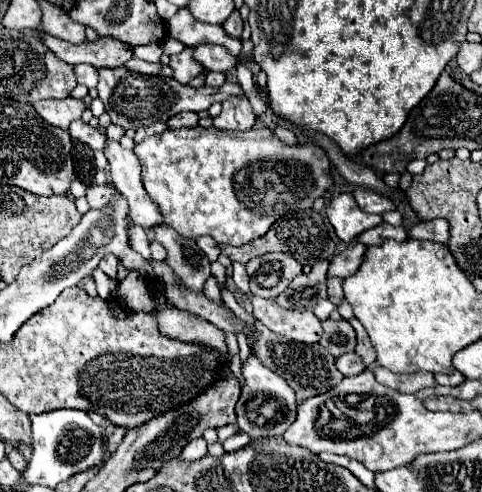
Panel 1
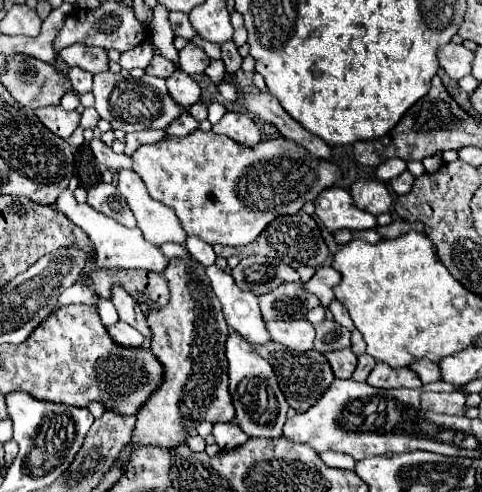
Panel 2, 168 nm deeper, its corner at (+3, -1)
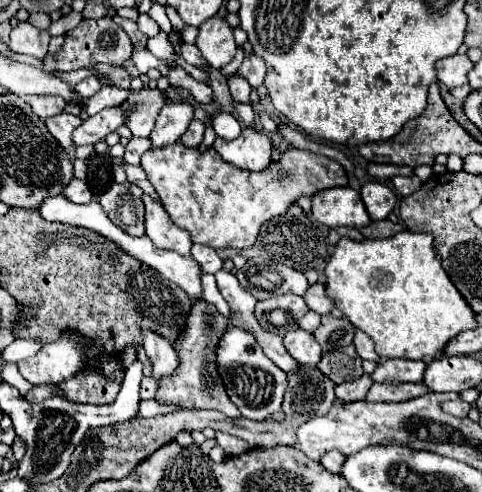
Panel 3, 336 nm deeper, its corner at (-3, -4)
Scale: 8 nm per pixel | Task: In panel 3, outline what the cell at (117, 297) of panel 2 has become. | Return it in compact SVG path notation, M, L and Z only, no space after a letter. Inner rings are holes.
M153 332L143 334L143 348L145 348L147 358L151 360L155 380L169 376L169 374L173 374L173 370L177 370L177 366L179 366L177 352L159 334L153 334Z

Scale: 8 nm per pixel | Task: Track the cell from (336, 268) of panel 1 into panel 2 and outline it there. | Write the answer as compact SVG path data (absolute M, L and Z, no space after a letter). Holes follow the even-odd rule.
M331 265L327 267L319 267L317 273L305 283L305 289L309 293L315 293L321 301L323 307L327 307L333 299L333 287L341 281L341 273L337 269L333 269Z

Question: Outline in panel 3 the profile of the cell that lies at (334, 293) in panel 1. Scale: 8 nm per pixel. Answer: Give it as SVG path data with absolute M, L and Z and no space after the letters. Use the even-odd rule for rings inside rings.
M355 330L355 340L353 340L353 344L355 344L355 348L357 348L357 352L359 352L359 356L361 356L363 360L379 362L377 352L373 350L373 342L371 342L371 338L367 338L367 334L365 334L365 332Z

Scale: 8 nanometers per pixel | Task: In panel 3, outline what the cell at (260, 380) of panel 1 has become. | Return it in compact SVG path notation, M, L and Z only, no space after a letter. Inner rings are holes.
M229 324L223 338L217 342L215 360L219 364L219 376L223 378L223 386L227 390L229 400L241 410L245 418L267 420L273 412L281 410L283 392L287 388L287 374L283 374L283 370L279 370L263 354L263 348L257 344L257 340L249 332Z

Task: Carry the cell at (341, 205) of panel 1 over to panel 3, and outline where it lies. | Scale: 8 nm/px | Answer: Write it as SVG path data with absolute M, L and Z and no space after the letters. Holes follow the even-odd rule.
M349 186L327 188L311 196L311 216L327 228L363 228L371 222L359 192Z

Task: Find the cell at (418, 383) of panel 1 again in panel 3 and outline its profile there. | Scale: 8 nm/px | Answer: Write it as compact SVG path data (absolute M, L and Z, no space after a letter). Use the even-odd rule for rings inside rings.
M373 384L365 396L367 402L407 402L427 394L425 384Z

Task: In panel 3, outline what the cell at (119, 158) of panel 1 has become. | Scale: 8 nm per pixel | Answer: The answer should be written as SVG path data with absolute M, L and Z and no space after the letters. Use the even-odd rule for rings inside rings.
M143 194L143 204L145 204L147 236L151 238L151 242L157 248L173 250L181 256L189 256L193 242L191 242L187 230L175 226L175 222L171 222L169 214L165 212L165 208L159 202L155 202L153 198L149 198L147 194Z

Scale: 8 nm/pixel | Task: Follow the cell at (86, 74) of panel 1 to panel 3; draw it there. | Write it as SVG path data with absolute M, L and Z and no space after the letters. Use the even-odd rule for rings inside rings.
M85 78L83 82L79 82L79 84L75 86L75 90L77 90L83 98L91 98L93 94L97 94L97 92L101 90L101 84L99 84L97 78Z

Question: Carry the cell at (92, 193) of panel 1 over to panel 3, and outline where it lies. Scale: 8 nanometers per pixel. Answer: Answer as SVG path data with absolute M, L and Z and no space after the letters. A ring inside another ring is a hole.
M113 184L105 194L101 194L99 204L103 206L109 220L127 234L131 236L145 234L143 202L141 198L135 198L125 184Z

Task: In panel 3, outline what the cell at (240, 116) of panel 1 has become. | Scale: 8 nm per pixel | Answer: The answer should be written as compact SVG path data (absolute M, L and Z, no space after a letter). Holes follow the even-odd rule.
M243 128L241 136L233 142L225 142L225 140L217 138L213 148L225 162L229 162L231 166L237 166L241 170L259 172L271 164L269 136L249 130L249 128Z

